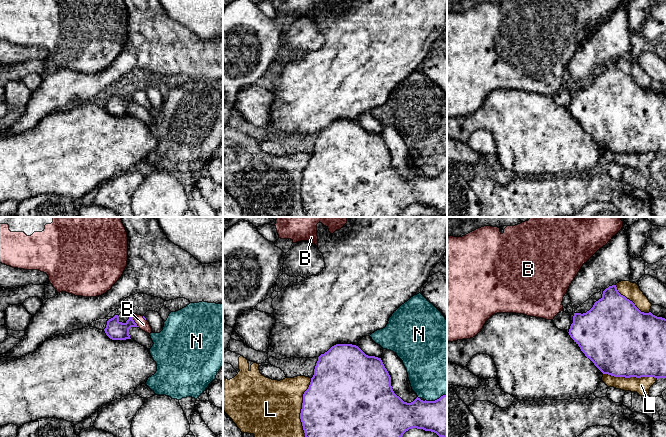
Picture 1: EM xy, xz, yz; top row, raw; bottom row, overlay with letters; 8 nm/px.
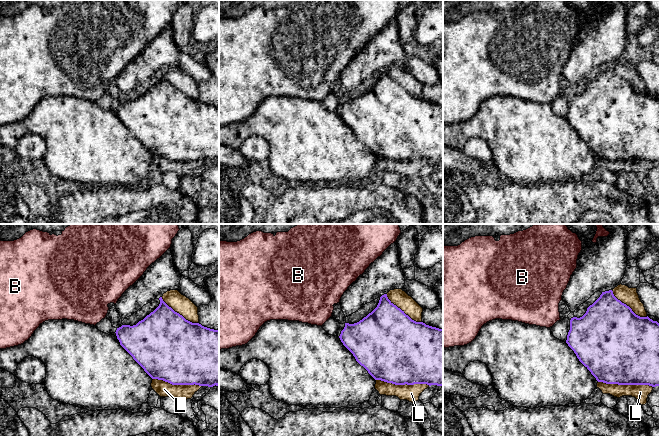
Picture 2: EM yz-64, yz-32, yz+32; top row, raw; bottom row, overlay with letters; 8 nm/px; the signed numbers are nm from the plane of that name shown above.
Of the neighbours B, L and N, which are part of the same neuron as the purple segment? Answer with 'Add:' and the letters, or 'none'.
Add: B

